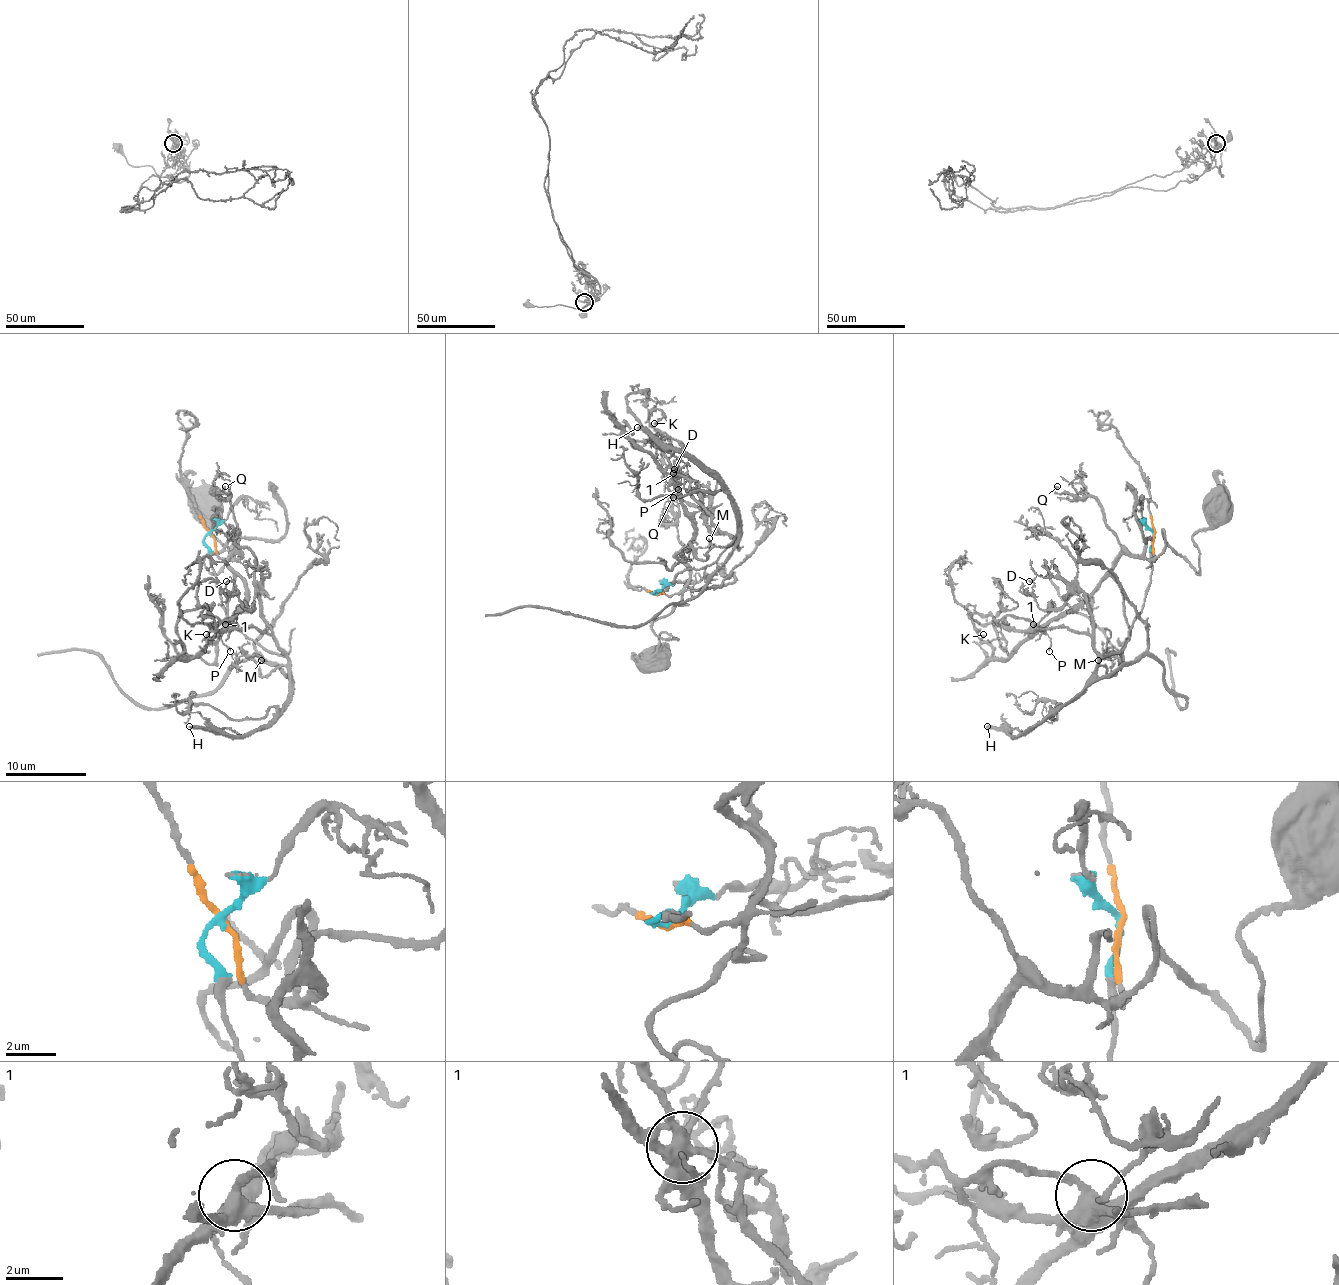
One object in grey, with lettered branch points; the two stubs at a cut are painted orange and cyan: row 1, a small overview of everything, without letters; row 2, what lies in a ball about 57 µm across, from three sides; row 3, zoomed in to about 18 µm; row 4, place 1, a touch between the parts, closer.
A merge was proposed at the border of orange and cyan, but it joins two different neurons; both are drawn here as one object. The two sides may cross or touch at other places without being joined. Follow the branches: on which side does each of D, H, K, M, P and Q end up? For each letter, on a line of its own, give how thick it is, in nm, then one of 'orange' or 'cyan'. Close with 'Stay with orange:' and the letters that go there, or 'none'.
D: calibre 130 nm; cyan
H: calibre 300 nm; cyan
K: calibre 200 nm; orange
M: calibre 150 nm; cyan
P: calibre 170 nm; orange
Q: calibre 170 nm; orange
Stay with orange: K, P, Q

